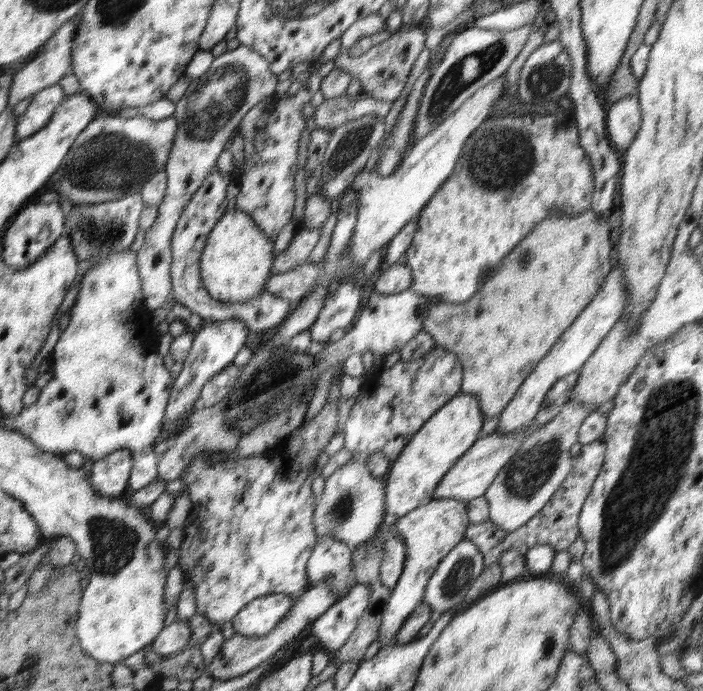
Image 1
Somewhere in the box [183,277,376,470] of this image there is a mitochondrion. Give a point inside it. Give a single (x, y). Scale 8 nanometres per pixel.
(250, 413)

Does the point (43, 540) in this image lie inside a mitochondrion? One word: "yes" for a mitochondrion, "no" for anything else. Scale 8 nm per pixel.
no

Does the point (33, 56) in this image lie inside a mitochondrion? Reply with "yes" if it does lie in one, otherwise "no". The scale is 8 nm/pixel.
no

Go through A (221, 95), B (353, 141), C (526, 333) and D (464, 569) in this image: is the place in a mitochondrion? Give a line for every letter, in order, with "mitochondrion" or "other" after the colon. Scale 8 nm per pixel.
A: mitochondrion
B: mitochondrion
C: other
D: mitochondrion

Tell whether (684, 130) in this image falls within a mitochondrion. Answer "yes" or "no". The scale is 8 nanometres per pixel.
yes

